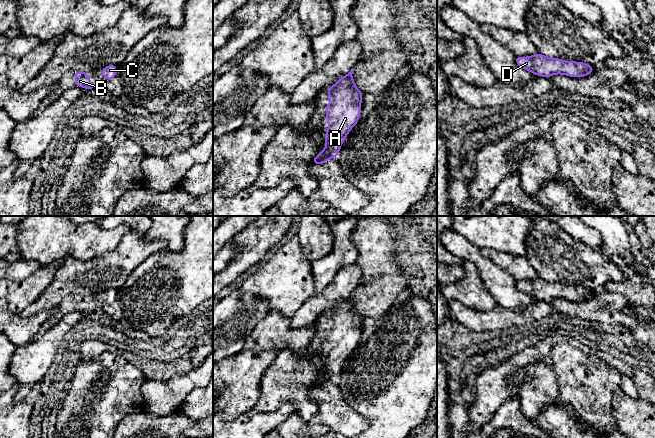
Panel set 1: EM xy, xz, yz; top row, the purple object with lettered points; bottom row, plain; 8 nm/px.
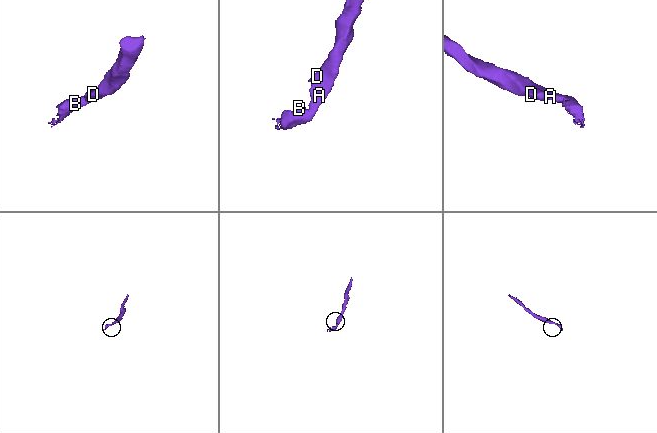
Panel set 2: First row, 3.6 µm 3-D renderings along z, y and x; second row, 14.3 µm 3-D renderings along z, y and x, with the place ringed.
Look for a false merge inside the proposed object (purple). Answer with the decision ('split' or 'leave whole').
leave whole

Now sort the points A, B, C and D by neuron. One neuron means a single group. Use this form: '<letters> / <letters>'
A B C D

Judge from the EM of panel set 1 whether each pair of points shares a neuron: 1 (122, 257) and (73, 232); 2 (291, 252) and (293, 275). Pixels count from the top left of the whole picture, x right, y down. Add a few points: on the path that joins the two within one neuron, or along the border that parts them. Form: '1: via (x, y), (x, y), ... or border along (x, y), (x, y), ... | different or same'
1: border along (125, 234), (112, 250), (87, 260) | different
2: via (291, 258), (291, 269) | same

